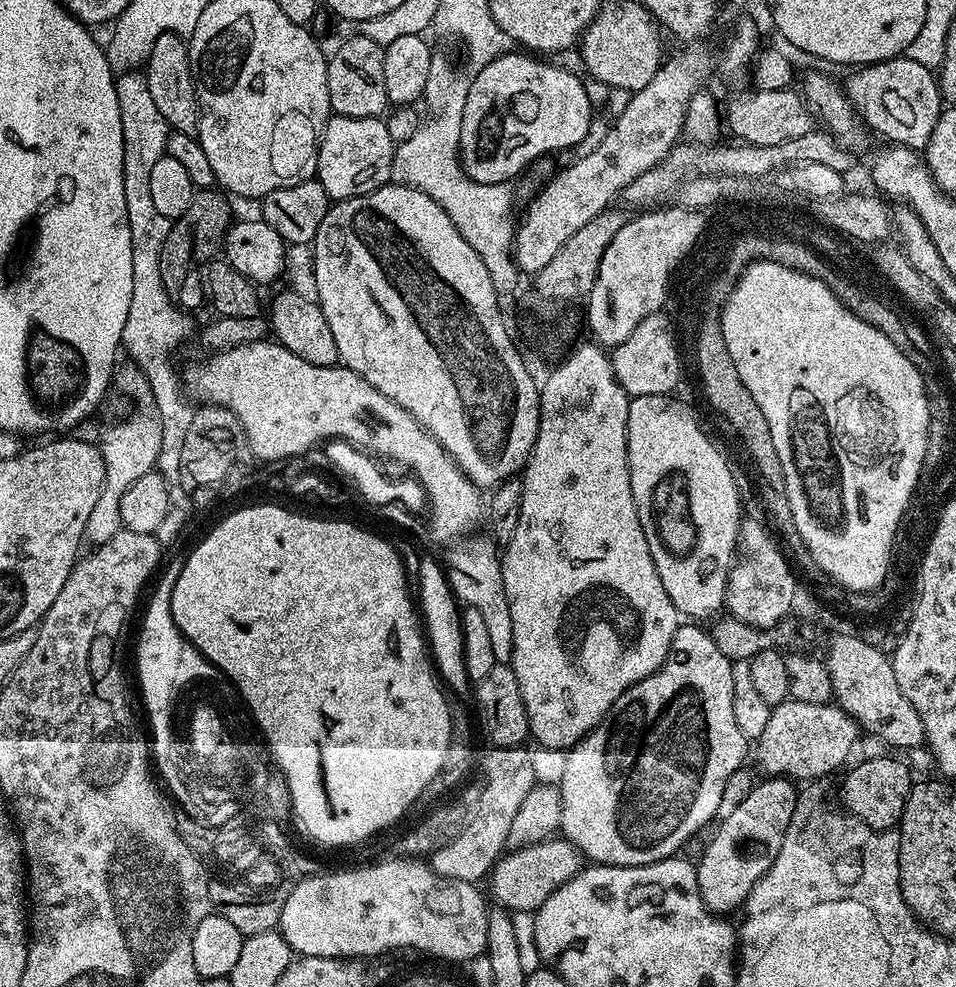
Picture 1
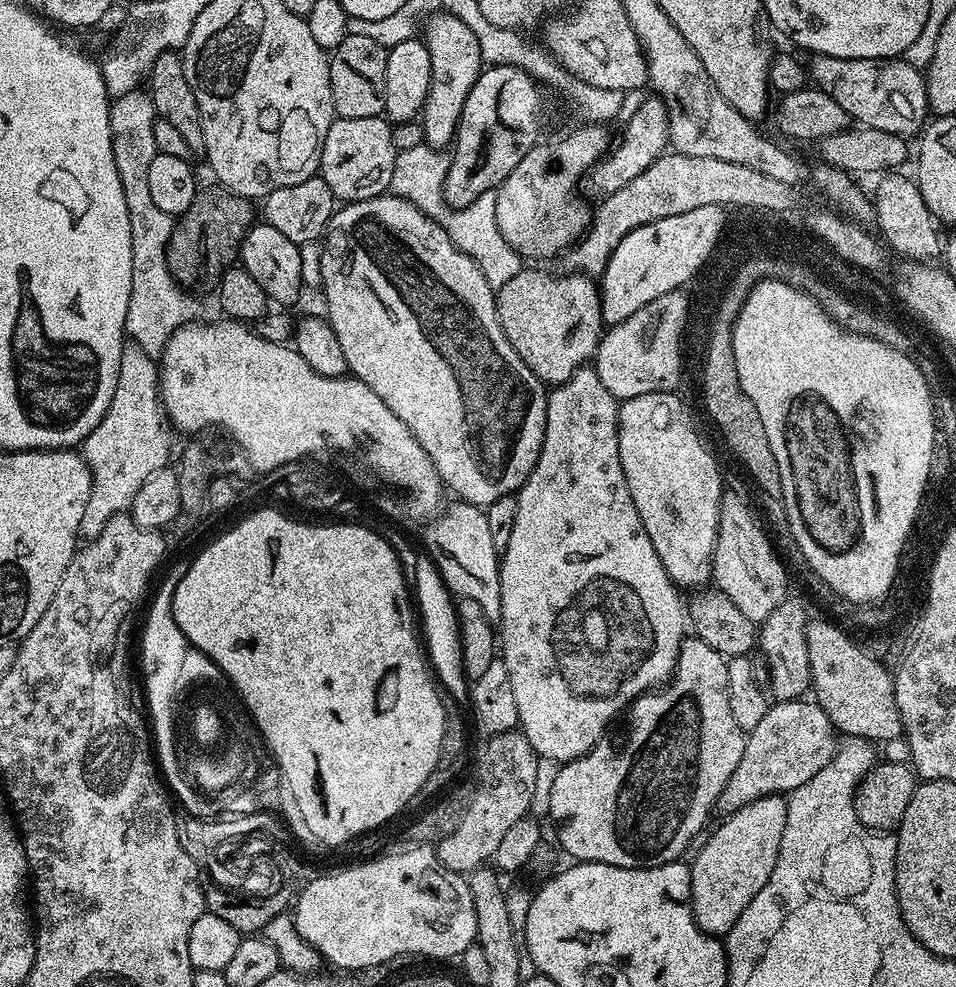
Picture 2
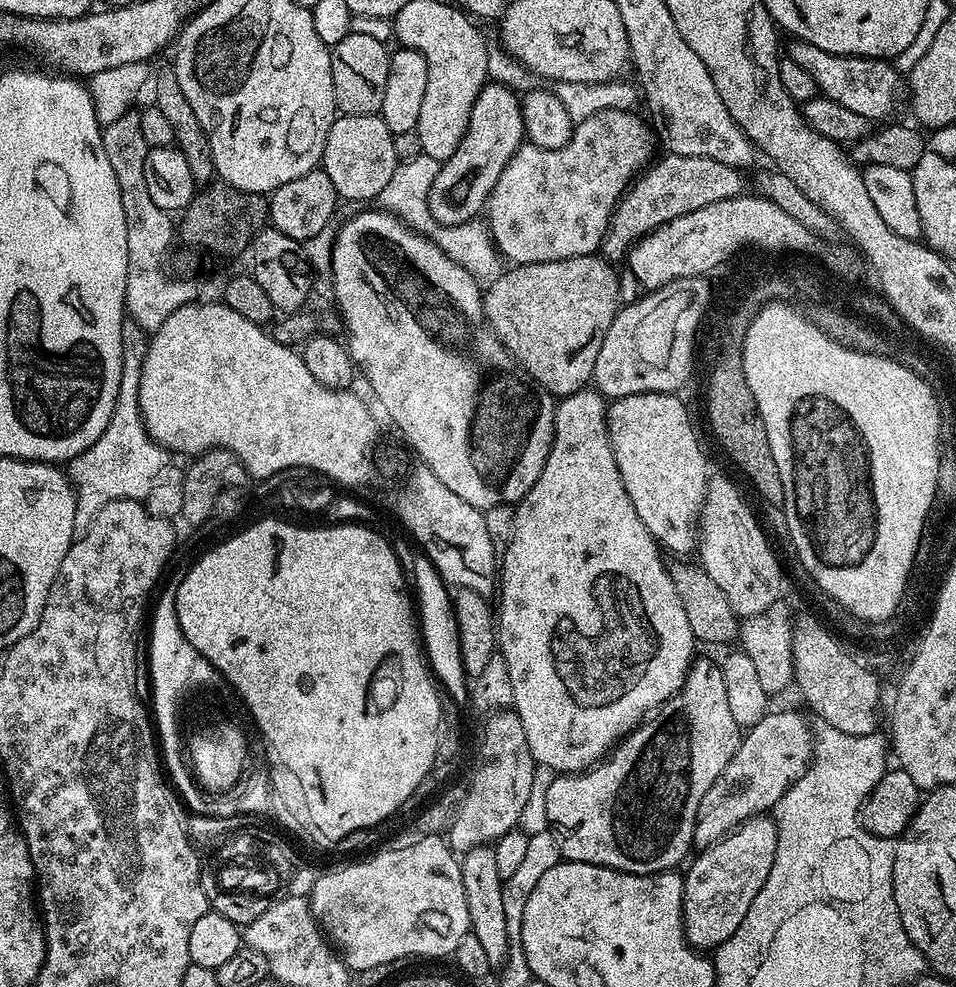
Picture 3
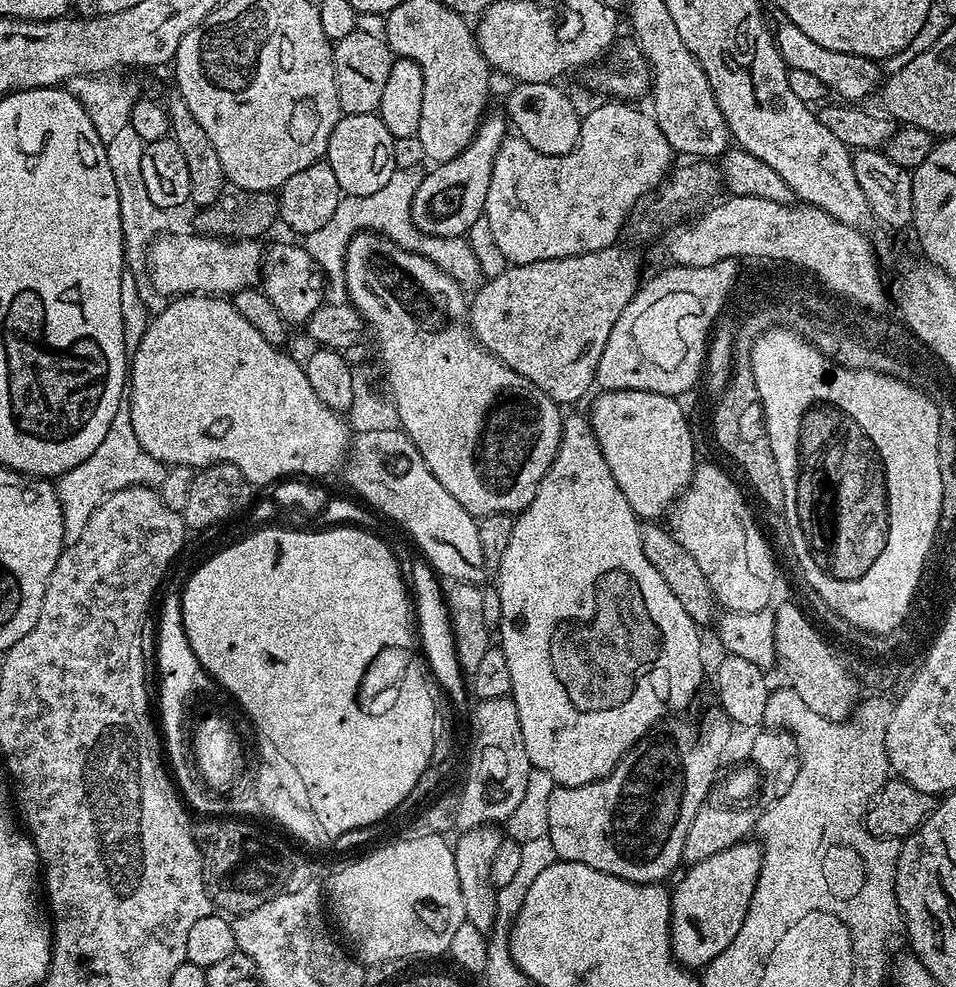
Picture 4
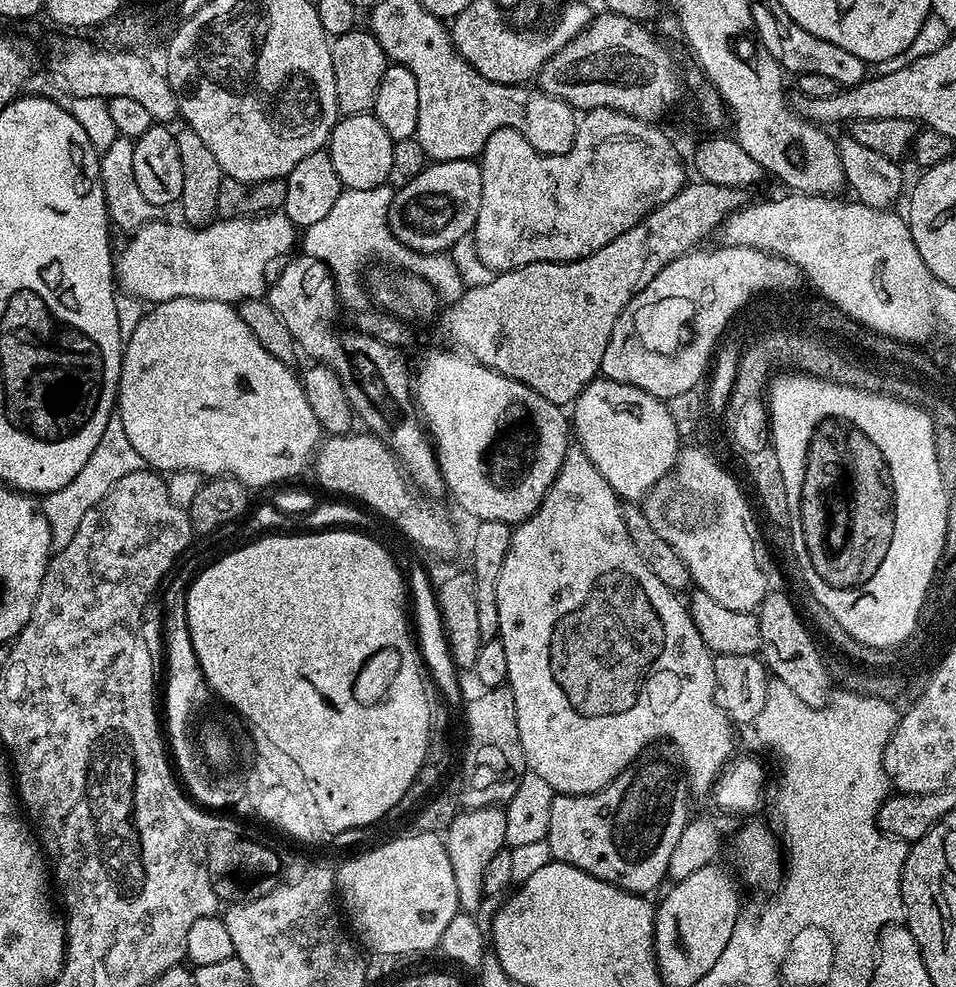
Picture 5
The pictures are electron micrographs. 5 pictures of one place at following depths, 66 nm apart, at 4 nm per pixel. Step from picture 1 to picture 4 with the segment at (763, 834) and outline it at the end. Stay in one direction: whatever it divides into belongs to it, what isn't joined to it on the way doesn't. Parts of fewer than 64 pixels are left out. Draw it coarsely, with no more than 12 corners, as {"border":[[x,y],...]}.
{"border":[[741,842],[671,889],[677,964],[703,969],[746,922],[764,864]]}

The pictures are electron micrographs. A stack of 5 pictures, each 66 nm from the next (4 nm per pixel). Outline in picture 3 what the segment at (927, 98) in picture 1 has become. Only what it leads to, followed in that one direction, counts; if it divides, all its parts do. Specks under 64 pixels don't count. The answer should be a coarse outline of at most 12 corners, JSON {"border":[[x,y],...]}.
{"border":[[793,39],[787,59],[869,122],[895,106],[887,59],[830,54]]}

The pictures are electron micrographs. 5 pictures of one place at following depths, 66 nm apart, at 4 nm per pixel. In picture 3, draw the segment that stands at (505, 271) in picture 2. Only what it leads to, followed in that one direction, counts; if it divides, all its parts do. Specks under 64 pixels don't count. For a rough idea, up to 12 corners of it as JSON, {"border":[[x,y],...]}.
{"border":[[401,160],[378,204],[433,240],[487,290],[502,271],[483,219],[439,224],[428,209],[441,161]]}

